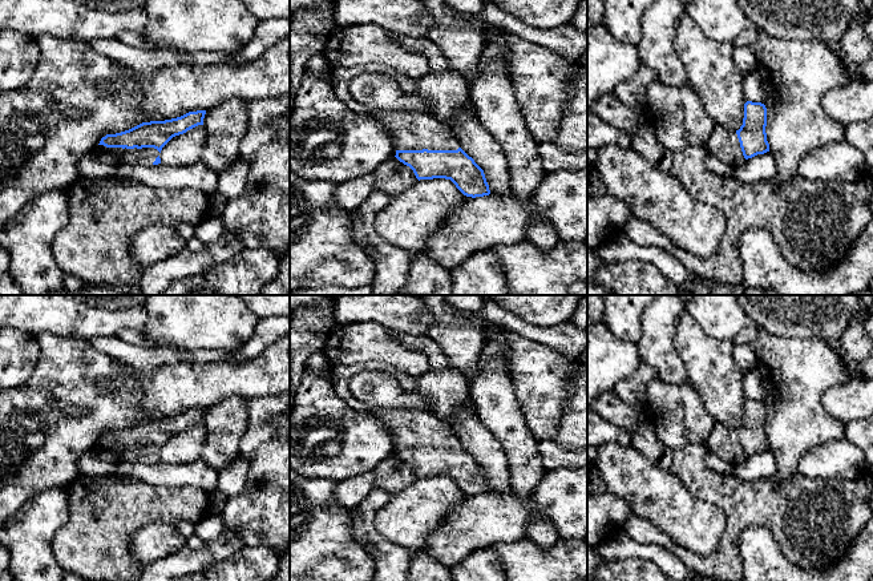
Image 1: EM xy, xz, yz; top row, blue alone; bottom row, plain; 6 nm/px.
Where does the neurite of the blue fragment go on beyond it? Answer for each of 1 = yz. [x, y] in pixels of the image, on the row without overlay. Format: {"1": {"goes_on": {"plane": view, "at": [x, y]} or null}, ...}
{"1": {"goes_on": {"plane": "yz", "at": [722, 440]}}}

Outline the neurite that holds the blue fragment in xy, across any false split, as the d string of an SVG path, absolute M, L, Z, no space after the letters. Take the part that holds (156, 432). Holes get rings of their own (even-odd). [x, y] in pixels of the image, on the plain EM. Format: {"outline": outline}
{"outline": "M206 408L189 409L177 416L142 420L129 428L106 432L92 451L94 456L113 463L158 463L162 445L173 435L203 423L205 412Z"}

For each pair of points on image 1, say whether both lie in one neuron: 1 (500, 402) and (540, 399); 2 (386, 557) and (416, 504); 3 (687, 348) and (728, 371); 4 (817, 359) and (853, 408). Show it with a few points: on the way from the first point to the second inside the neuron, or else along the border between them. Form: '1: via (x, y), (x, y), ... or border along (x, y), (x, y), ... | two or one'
1: border along (508, 371), (516, 399), (530, 430) | two
2: border along (376, 515), (375, 527), (389, 540), (409, 551) | two
3: via (698, 351), (718, 371) | one
4: border along (851, 376), (823, 395), (821, 406), (831, 416) | two

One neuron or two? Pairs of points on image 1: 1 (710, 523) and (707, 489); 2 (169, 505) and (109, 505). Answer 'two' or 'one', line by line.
1: two
2: one

